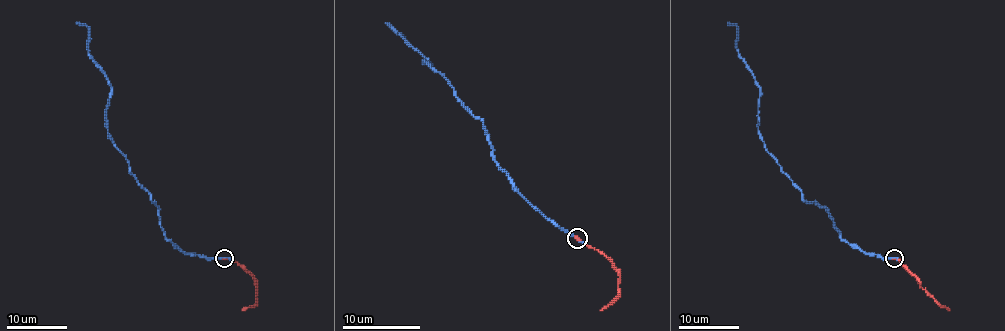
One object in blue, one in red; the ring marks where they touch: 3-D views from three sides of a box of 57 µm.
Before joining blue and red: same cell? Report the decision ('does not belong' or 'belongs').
belongs

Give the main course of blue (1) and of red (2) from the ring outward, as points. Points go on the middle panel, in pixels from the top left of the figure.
1: (577, 238), (555, 226), (516, 189), (495, 162), (483, 123), (454, 93), (454, 87), (385, 23)
2: (577, 238), (594, 248), (616, 267), (620, 277), (618, 294), (600, 310)

